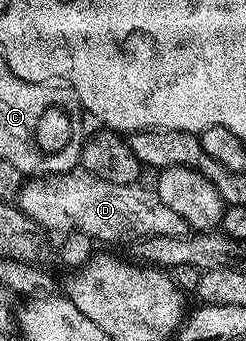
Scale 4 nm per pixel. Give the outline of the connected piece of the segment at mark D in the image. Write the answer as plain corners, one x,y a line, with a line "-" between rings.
79,167
68,173
38,175
29,180
20,197
20,208
51,234
83,233
98,243
122,241
129,233
139,239
160,235
185,237
191,232
190,225
160,200
158,192
145,189
144,185
108,183
108,179
100,179

